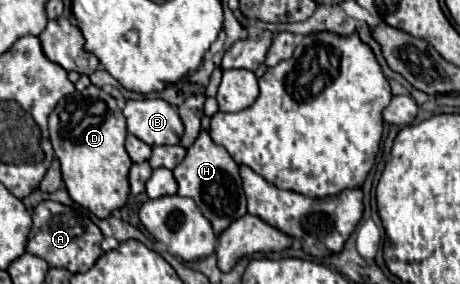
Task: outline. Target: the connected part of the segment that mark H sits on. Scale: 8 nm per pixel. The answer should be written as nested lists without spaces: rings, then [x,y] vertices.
[[[206,131],[198,135],[198,141],[188,149],[184,161],[174,169],[174,177],[178,181],[178,195],[192,197],[204,217],[212,223],[214,233],[222,233],[236,217],[246,215],[246,197],[242,189],[242,179],[238,173],[238,165],[228,155],[224,147],[218,147]]]

